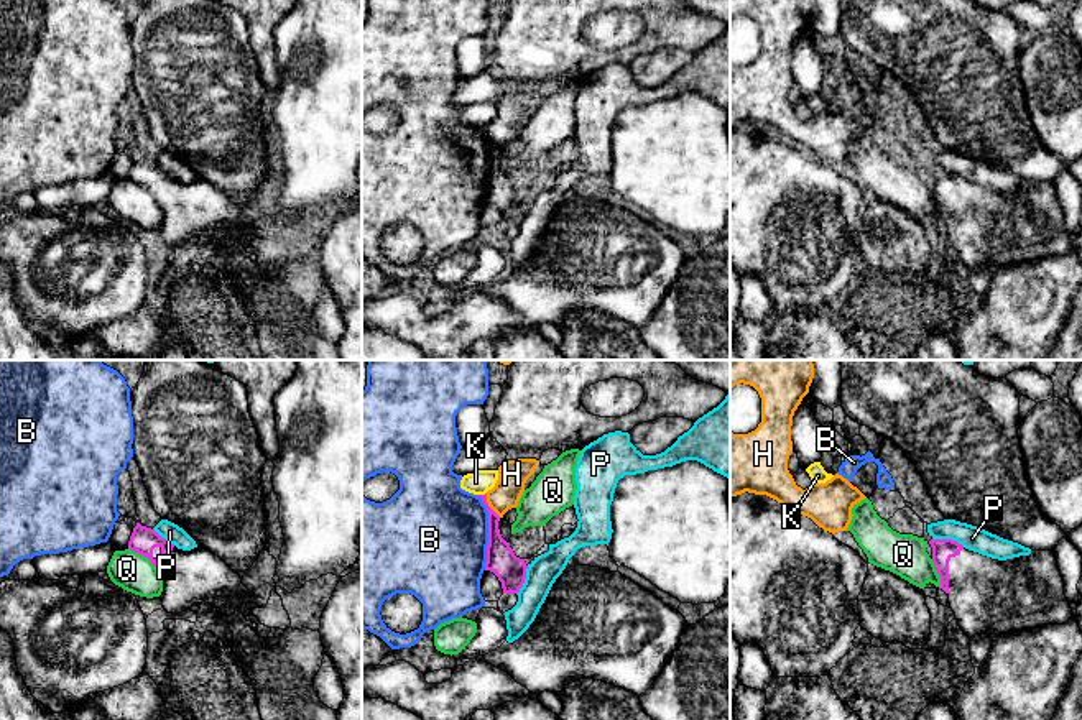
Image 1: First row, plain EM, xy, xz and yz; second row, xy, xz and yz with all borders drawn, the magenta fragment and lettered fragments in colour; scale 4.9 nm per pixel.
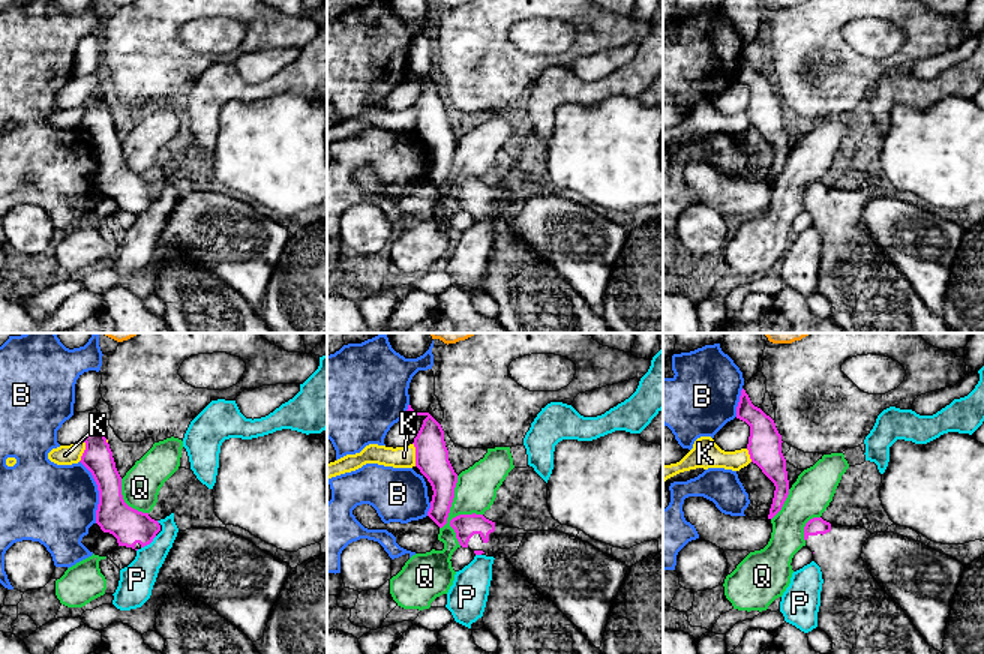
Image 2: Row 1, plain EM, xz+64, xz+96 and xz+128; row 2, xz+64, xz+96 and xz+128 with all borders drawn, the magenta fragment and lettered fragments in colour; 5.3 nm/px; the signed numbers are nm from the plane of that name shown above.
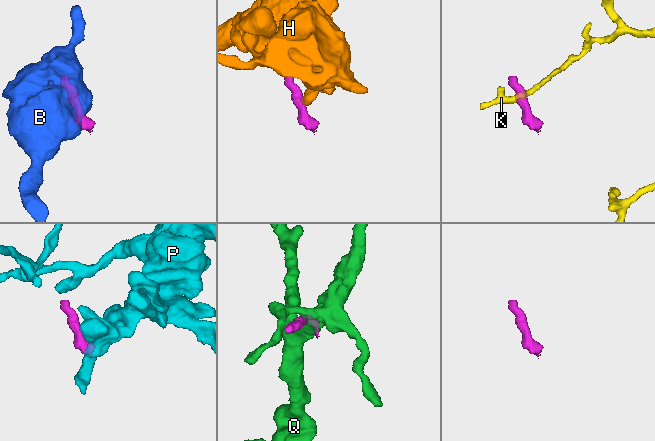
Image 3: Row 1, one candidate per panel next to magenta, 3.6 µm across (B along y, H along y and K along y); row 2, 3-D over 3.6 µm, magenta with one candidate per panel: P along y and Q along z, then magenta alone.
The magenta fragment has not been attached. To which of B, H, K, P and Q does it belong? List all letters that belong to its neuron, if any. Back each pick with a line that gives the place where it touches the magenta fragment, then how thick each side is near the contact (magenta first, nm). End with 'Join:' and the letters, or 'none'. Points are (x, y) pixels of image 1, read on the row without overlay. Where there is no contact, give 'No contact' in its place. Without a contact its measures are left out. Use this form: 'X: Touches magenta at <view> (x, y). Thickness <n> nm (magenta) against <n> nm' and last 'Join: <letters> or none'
Join: none

